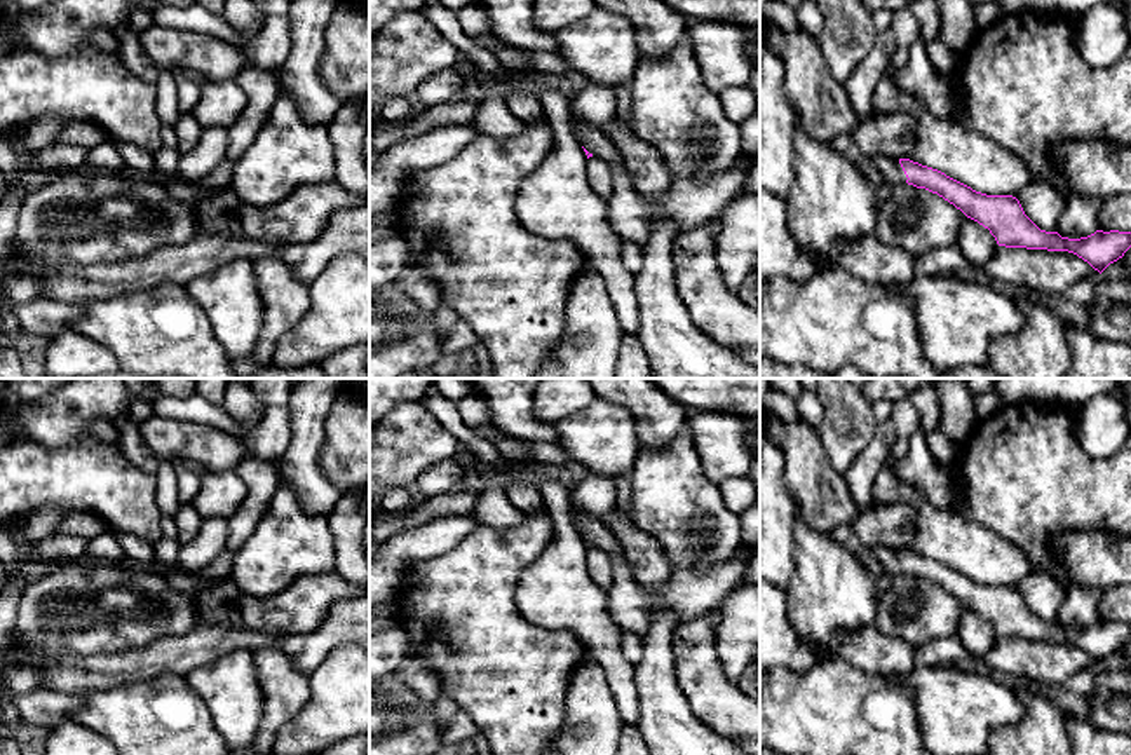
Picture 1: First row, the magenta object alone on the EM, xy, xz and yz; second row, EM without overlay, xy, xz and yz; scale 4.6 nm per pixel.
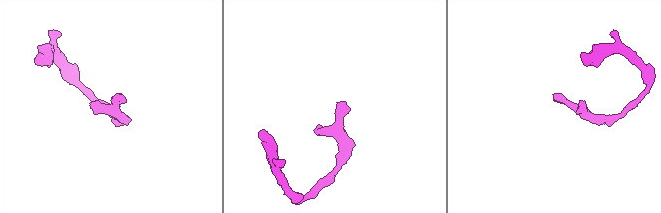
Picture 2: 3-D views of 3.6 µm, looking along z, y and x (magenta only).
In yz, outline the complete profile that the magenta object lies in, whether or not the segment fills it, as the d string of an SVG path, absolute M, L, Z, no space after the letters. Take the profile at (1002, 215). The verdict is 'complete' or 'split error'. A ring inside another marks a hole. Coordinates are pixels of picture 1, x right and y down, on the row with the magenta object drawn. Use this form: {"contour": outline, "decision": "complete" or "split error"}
{"contour": "M875 153L870 159L884 176L884 181L892 185L908 183L938 194L967 218L988 228L999 246L1068 251L1087 262L1100 274L1131 248L1131 232L1096 230L1080 239L1061 237L1058 232L1040 230L1012 195L976 192L945 173L910 159L897 160L884 153Z", "decision": "split error"}

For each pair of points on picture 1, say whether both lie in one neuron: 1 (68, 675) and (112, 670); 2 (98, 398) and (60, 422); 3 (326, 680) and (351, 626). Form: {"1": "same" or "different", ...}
{"1": "same", "2": "same", "3": "different"}

